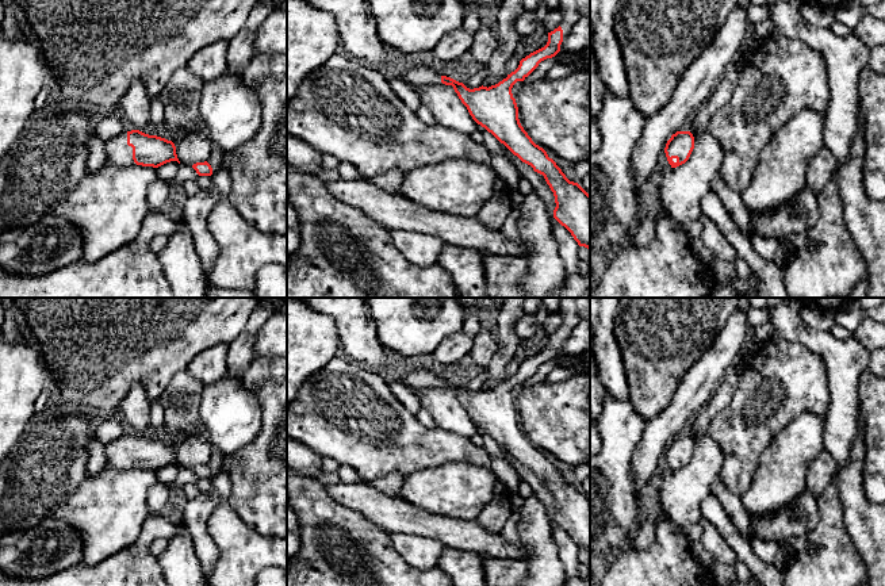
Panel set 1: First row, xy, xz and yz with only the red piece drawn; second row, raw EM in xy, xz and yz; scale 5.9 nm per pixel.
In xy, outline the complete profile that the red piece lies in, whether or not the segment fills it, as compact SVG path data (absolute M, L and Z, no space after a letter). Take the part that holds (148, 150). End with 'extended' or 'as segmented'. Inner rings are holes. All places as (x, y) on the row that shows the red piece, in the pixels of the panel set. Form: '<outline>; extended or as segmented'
M139 130L124 131L104 142L107 164L112 166L153 166L158 168L171 161L179 161L172 141L149 135Z; extended

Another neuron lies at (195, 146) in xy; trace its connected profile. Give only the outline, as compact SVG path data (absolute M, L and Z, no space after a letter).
M203 129L183 135L176 146L176 154L181 165L192 166L208 160L212 141Z

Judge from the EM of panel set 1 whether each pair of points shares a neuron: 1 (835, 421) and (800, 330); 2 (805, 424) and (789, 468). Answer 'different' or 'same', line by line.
1: same
2: same

